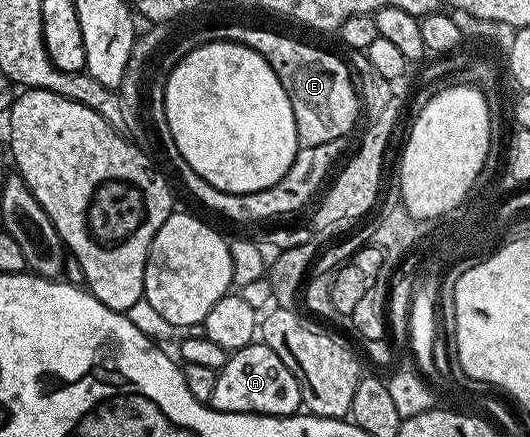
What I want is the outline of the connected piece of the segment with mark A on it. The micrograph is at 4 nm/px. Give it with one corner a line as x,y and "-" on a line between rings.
256,340
234,351
217,372
217,385
213,387
209,405
230,414
268,414
274,418
285,418
303,406
303,397
297,376
293,376
293,372
281,364
281,356
277,356
273,348

